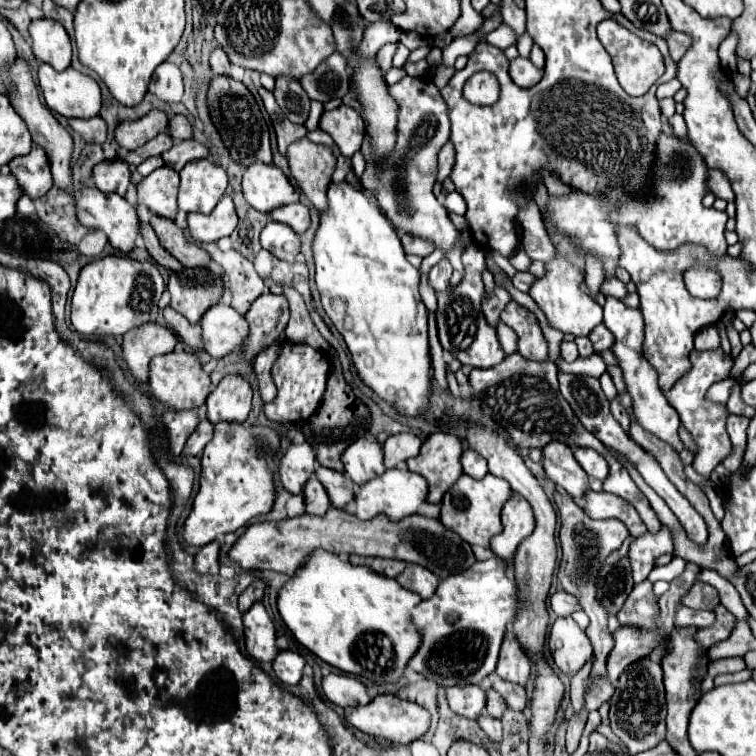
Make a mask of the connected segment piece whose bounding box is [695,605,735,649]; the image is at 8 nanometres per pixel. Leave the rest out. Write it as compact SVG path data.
M719 605L719 607L715 609L715 615L717 615L715 625L705 627L705 629L699 629L697 635L695 635L697 643L701 643L701 645L707 647L707 649L713 647L715 643L727 639L729 633L731 633L731 629L733 629L733 625L735 625L735 617L733 617L723 605Z

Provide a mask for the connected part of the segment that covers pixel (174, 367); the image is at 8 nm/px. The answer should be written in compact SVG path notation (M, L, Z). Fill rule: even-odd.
M171 351L165 355L157 355L151 361L149 371L149 391L155 399L163 401L171 409L191 409L205 405L205 399L209 395L211 379L209 373L203 369L197 355L187 351Z

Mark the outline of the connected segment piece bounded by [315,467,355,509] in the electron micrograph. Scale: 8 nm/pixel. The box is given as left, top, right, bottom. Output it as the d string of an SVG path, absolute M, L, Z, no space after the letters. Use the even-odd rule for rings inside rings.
M319 467L315 473L317 473L317 479L325 485L327 493L329 493L329 497L331 497L333 507L343 509L347 503L353 501L355 483L353 483L351 479L347 479L343 473L329 471L329 469L325 469L325 467Z

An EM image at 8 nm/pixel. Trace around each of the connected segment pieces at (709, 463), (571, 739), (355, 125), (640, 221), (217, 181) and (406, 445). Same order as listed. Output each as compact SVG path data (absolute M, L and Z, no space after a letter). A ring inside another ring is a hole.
M723 349L715 351L691 351L691 369L685 373L669 391L665 391L665 397L669 399L669 405L679 413L683 427L691 433L697 453L693 455L693 469L701 473L703 477L709 477L711 471L721 463L721 459L731 455L731 443L729 435L725 431L725 419L727 419L727 407L725 405L715 405L705 399L705 391L715 383L723 381L729 375L729 369L733 365L733 359L723 353Z
M555 493L555 507L557 507L559 517L561 517L559 539L561 539L561 549L563 549L563 559L561 559L557 577L563 585L563 589L567 593L575 595L579 599L583 611L589 615L591 625L587 627L587 637L591 639L593 649L595 649L593 667L591 667L587 689L585 689L583 713L573 713L571 719L569 719L569 727L567 727L567 753L573 753L579 745L579 739L581 739L581 733L583 733L583 727L585 727L585 721L587 721L587 713L593 711L593 709L599 709L601 703L609 701L609 697L613 695L613 685L605 683L605 659L607 659L609 651L613 649L613 633L607 629L607 611L605 611L605 607L601 607L601 601L597 599L597 575L599 575L607 555L621 547L621 543L625 541L629 531L617 519L595 521L595 519L587 517L583 513L583 509L579 505L575 505L575 501L569 495ZM593 679L597 679L597 683L593 683Z
M341 105L337 109L325 111L321 115L319 127L333 137L333 141L337 143L337 147L345 157L351 157L355 151L361 149L365 137L365 125L363 117L353 107Z
M663 133L657 141L657 161L653 167L649 203L647 199L603 201L599 195L587 195L579 189L573 189L567 197L549 199L549 221L557 231L567 233L575 247L581 243L583 249L589 249L593 255L597 255L605 265L607 277L613 277L617 269L619 243L615 227L619 225L635 225L641 237L661 251L671 251L685 241L693 241L705 245L715 255L723 255L727 251L723 231L729 217L725 211L707 209L701 205L703 195L709 191L707 169L709 167L689 139L677 139L675 135Z
M209 159L189 161L179 175L179 209L185 213L211 213L225 195L227 173Z
M415 433L391 435L383 445L385 467L391 469L391 467L397 467L401 461L417 457L419 449L421 449L421 439Z

